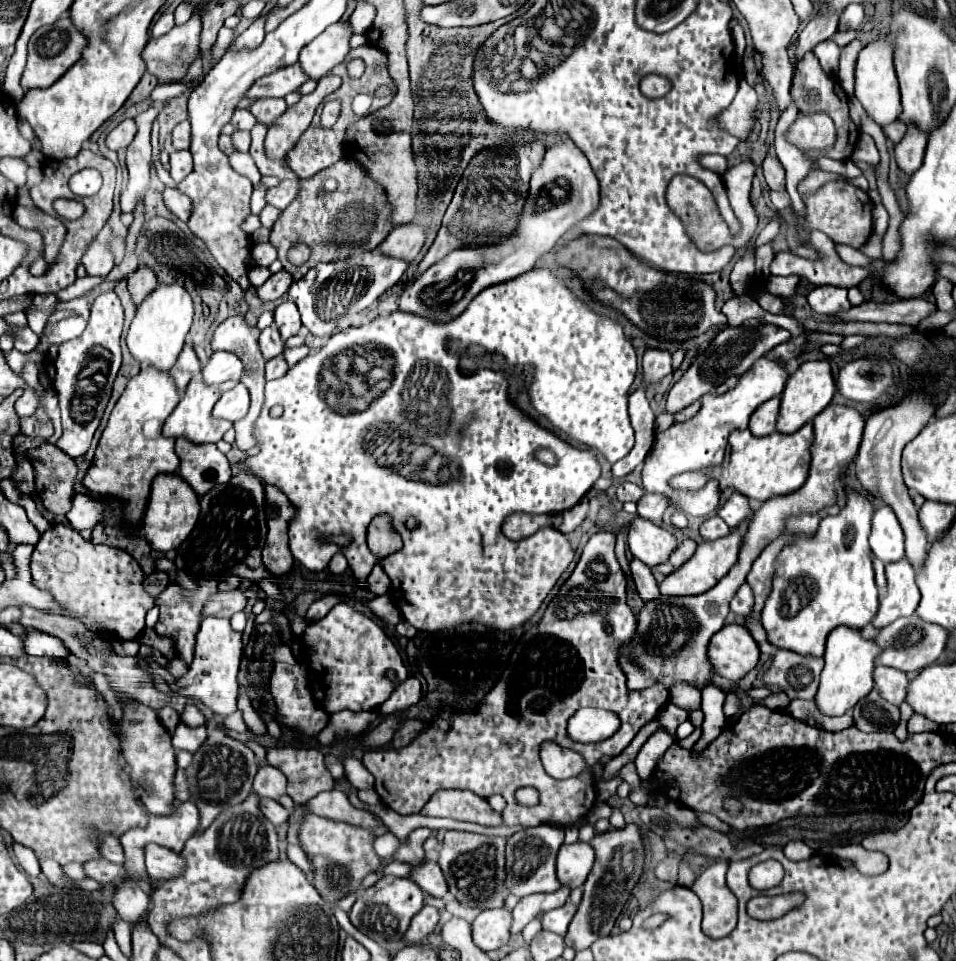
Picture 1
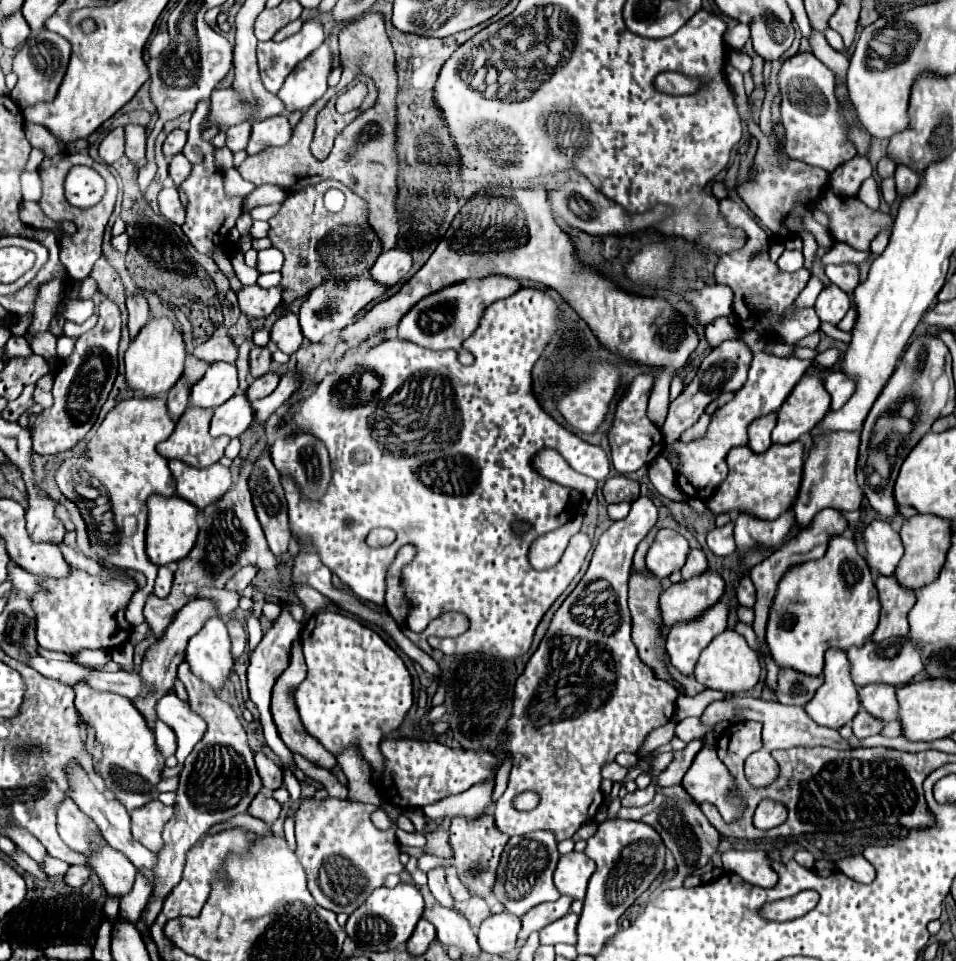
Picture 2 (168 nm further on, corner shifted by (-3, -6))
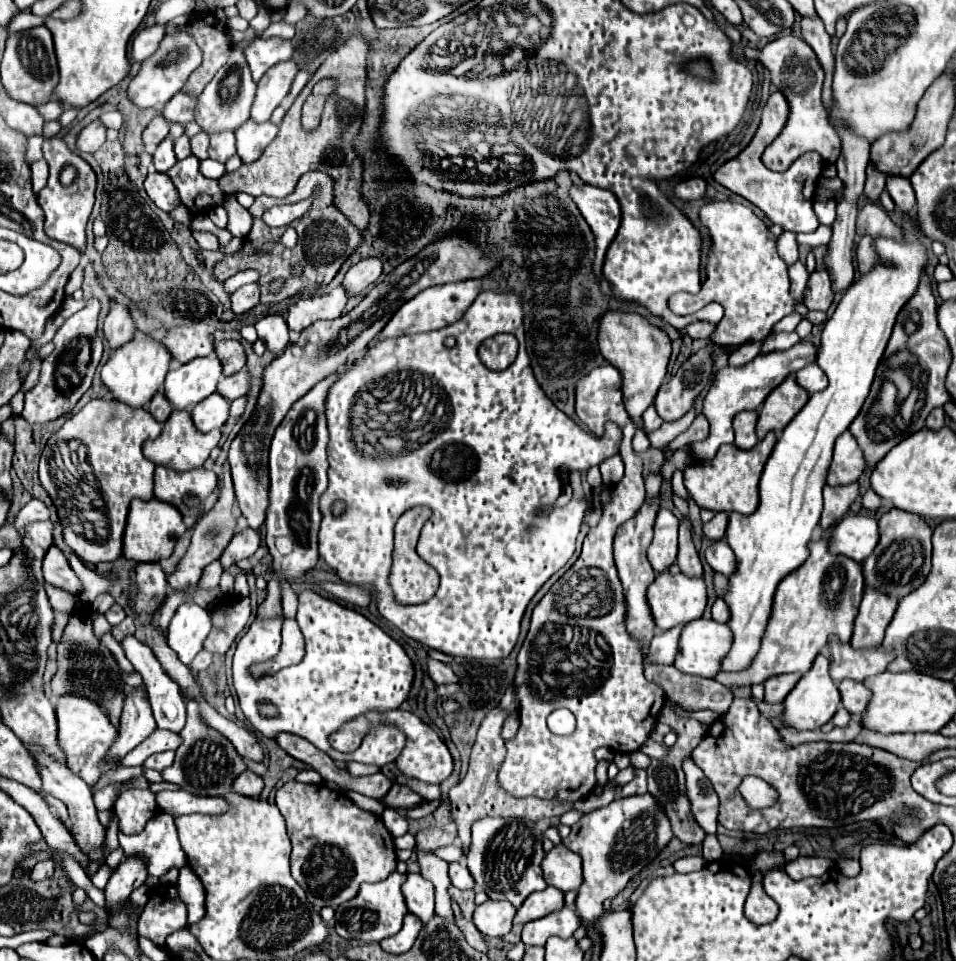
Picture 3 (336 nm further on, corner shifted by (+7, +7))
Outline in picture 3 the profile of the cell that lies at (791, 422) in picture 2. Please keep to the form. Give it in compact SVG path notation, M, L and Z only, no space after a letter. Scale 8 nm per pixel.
M788 375L764 401L760 415L758 415L758 425L756 433L758 437L764 437L768 431L780 433L792 419L794 415L806 405L808 401L808 391L804 391L794 375Z

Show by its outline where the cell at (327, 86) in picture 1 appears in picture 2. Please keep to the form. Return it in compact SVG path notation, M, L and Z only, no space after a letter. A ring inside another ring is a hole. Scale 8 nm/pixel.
M368 12L364 14L360 20L354 20L350 24L346 24L340 32L340 64L342 64L342 78L338 82L338 86L329 87L326 94L316 100L316 104L312 104L308 108L308 112L302 116L302 120L296 124L294 132L292 132L292 140L282 146L282 148L268 148L256 156L248 156L244 160L244 164L238 168L238 172L242 174L244 180L252 182L254 186L262 186L262 184L276 184L280 188L284 188L286 192L294 192L294 190L302 190L308 184L316 184L320 180L338 180L342 184L346 184L352 192L356 192L358 196L362 196L368 204L368 222L374 228L376 236L382 242L382 250L390 250L396 244L398 238L398 216L396 216L396 176L398 176L398 160L396 160L396 136L394 136L394 128L396 128L396 94L398 94L398 76L396 76L396 68L394 68L394 50L392 44L388 40L388 34L384 30L384 18L378 12ZM364 74L368 78L374 80L376 88L378 88L378 102L364 110L360 116L356 116L354 122L350 122L338 136L338 140L334 142L334 150L330 152L330 156L320 162L314 160L312 152L310 152L311 133L314 133L316 125L316 116L318 110L325 106L325 103L334 96L339 95L347 89L348 84L358 76Z

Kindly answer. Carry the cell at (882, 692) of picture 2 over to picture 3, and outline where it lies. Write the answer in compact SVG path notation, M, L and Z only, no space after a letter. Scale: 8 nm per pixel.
M844 679L838 685L838 689L840 689L840 695L842 695L842 705L854 717L860 717L866 711L868 703L870 703L870 697L872 697L870 689L864 687L862 681L854 681L854 679Z

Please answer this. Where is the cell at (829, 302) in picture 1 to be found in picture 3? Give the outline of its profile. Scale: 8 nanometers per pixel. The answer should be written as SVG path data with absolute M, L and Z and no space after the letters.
M814 271L808 279L808 287L804 291L804 305L810 311L828 311L834 301L832 283L826 271Z

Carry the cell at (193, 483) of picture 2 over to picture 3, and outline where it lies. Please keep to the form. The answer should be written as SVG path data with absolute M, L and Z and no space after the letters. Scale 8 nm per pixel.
M160 465L156 467L154 495L160 501L176 505L184 517L196 517L202 513L206 497L216 489L216 483L216 473L204 467L174 471Z

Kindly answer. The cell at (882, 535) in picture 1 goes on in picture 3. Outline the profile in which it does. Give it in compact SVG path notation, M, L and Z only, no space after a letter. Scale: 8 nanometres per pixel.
M846 515L832 531L830 551L858 563L868 559L880 541L878 521L866 515Z

